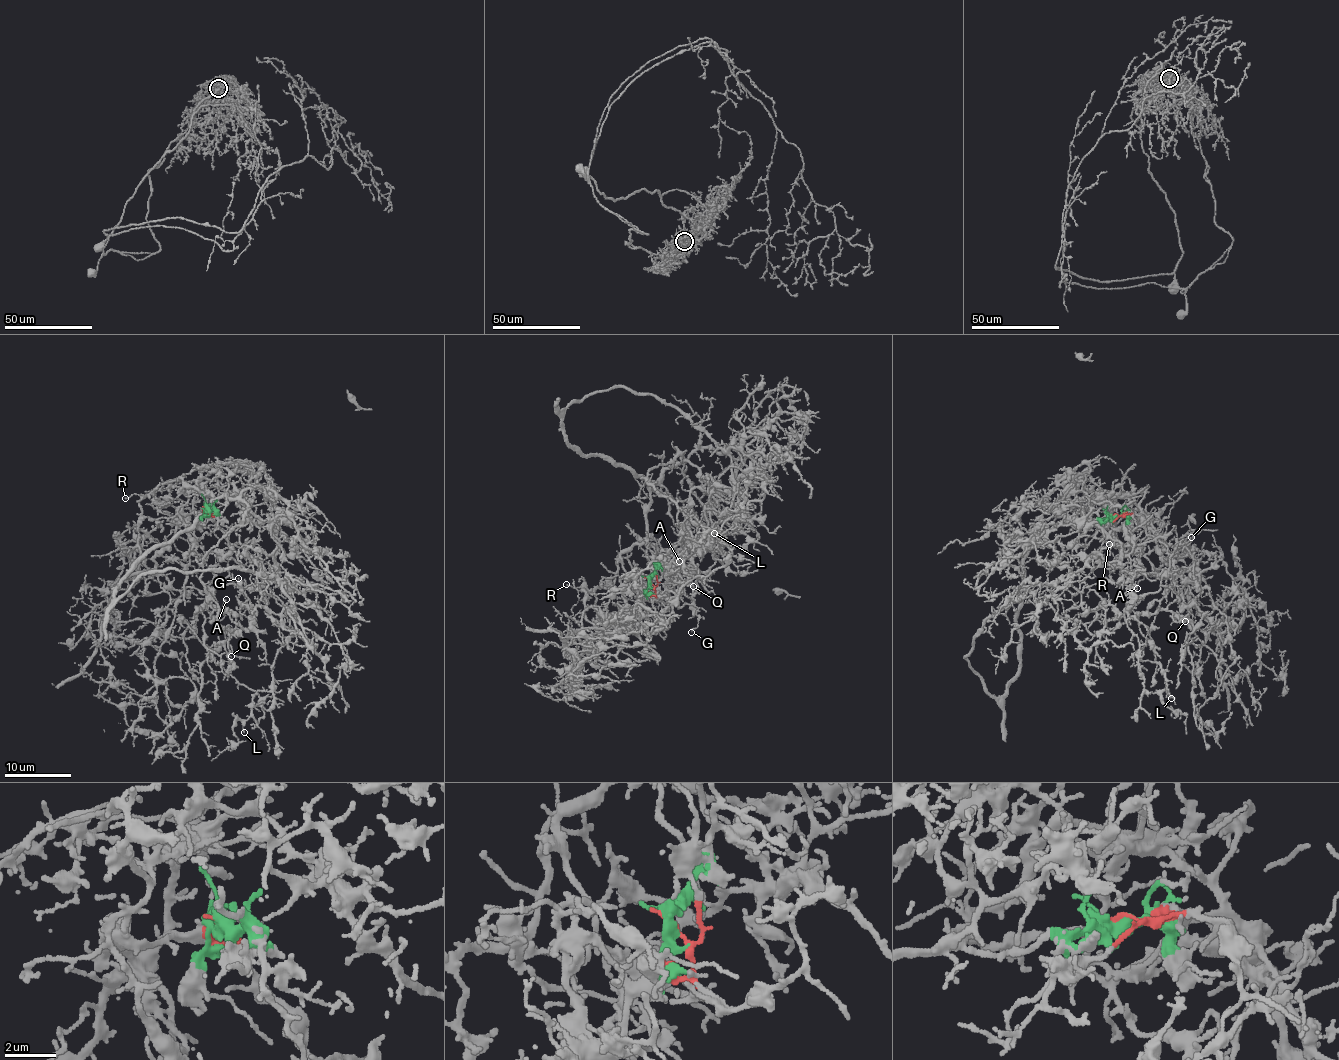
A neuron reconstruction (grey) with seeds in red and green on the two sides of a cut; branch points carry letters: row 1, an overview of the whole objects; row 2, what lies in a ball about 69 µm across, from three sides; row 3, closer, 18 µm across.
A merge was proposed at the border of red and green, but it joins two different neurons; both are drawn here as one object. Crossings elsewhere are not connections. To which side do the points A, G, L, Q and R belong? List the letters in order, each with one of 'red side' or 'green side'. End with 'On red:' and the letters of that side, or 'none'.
A: red side
G: red side
L: green side
Q: green side
R: green side
On red: A, G

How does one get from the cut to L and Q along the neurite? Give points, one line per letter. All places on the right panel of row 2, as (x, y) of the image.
L: (1113, 515), (1031, 548), (1008, 689), (965, 657), (985, 619), (1067, 581), (1113, 605), (1172, 697)
Q: (1113, 515), (1064, 522), (1026, 545), (1009, 540), (1004, 554), (1037, 599), (1096, 635), (1160, 611), (1185, 621)

